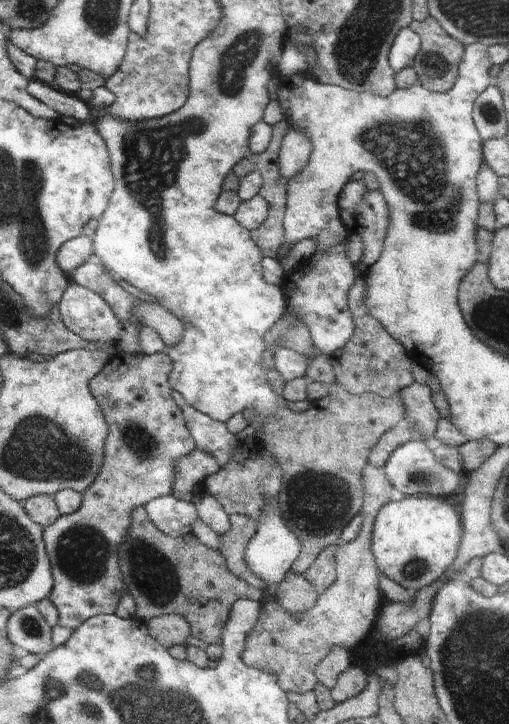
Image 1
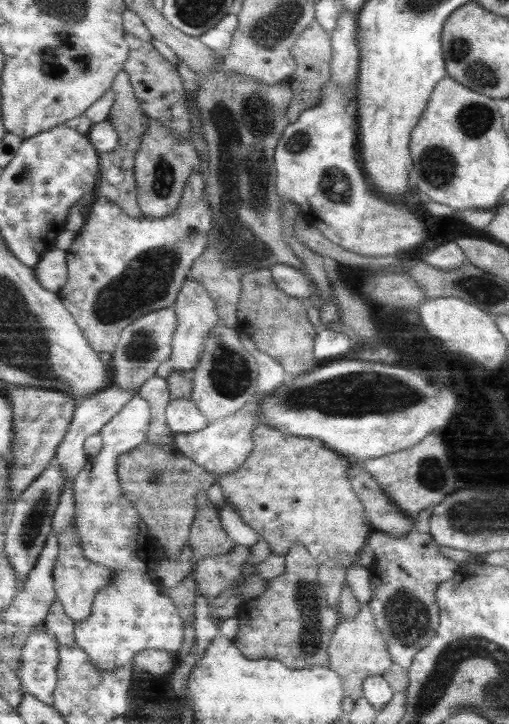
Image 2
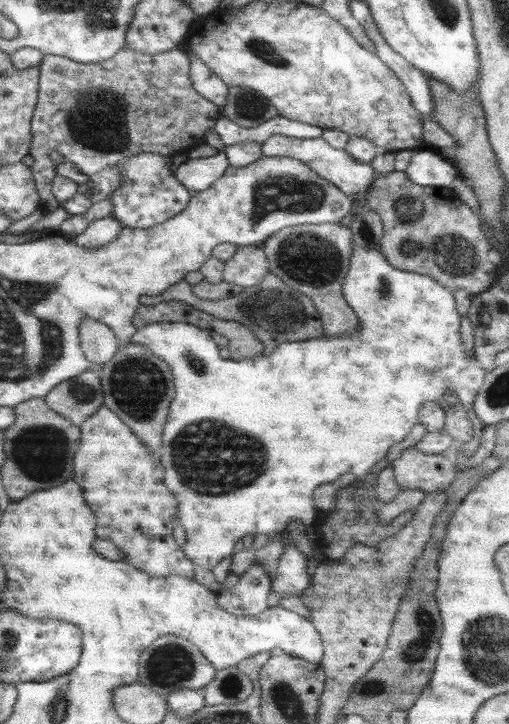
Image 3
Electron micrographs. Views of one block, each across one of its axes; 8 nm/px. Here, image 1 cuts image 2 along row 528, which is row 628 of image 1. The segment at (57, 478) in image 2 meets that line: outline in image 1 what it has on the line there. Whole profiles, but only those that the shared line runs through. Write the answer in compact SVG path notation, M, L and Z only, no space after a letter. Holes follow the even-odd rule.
M34 604L12 611L9 616L6 636L27 653L45 656L53 648L51 626L44 620Z

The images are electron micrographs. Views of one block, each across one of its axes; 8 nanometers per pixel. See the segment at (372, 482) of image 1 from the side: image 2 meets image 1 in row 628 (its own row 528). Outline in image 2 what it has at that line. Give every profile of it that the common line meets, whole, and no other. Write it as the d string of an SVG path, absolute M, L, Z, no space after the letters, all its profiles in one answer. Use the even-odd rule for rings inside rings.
M260 423L252 431L252 438L251 453L242 466L215 480L222 487L225 502L231 504L242 520L258 533L259 538L268 543L274 555L285 556L292 549L292 544L299 540L320 565L329 560L345 567L354 564L358 551L367 544L372 526L367 521L363 504L352 490L347 477L346 457L315 439L286 434L267 424Z

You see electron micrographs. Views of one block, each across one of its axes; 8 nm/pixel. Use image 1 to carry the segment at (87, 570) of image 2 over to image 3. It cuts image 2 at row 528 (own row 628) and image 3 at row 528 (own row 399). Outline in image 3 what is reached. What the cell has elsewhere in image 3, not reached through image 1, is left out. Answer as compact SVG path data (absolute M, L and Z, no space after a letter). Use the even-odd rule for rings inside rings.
M101 406L82 421L81 441L76 449L72 480L80 484L86 504L96 516L96 536L108 539L131 567L156 577L178 574L194 578L195 564L188 560L182 548L174 540L174 519L178 519L178 502L166 488L164 470L158 460L150 458L148 448L132 434L132 430L120 421L106 406Z

